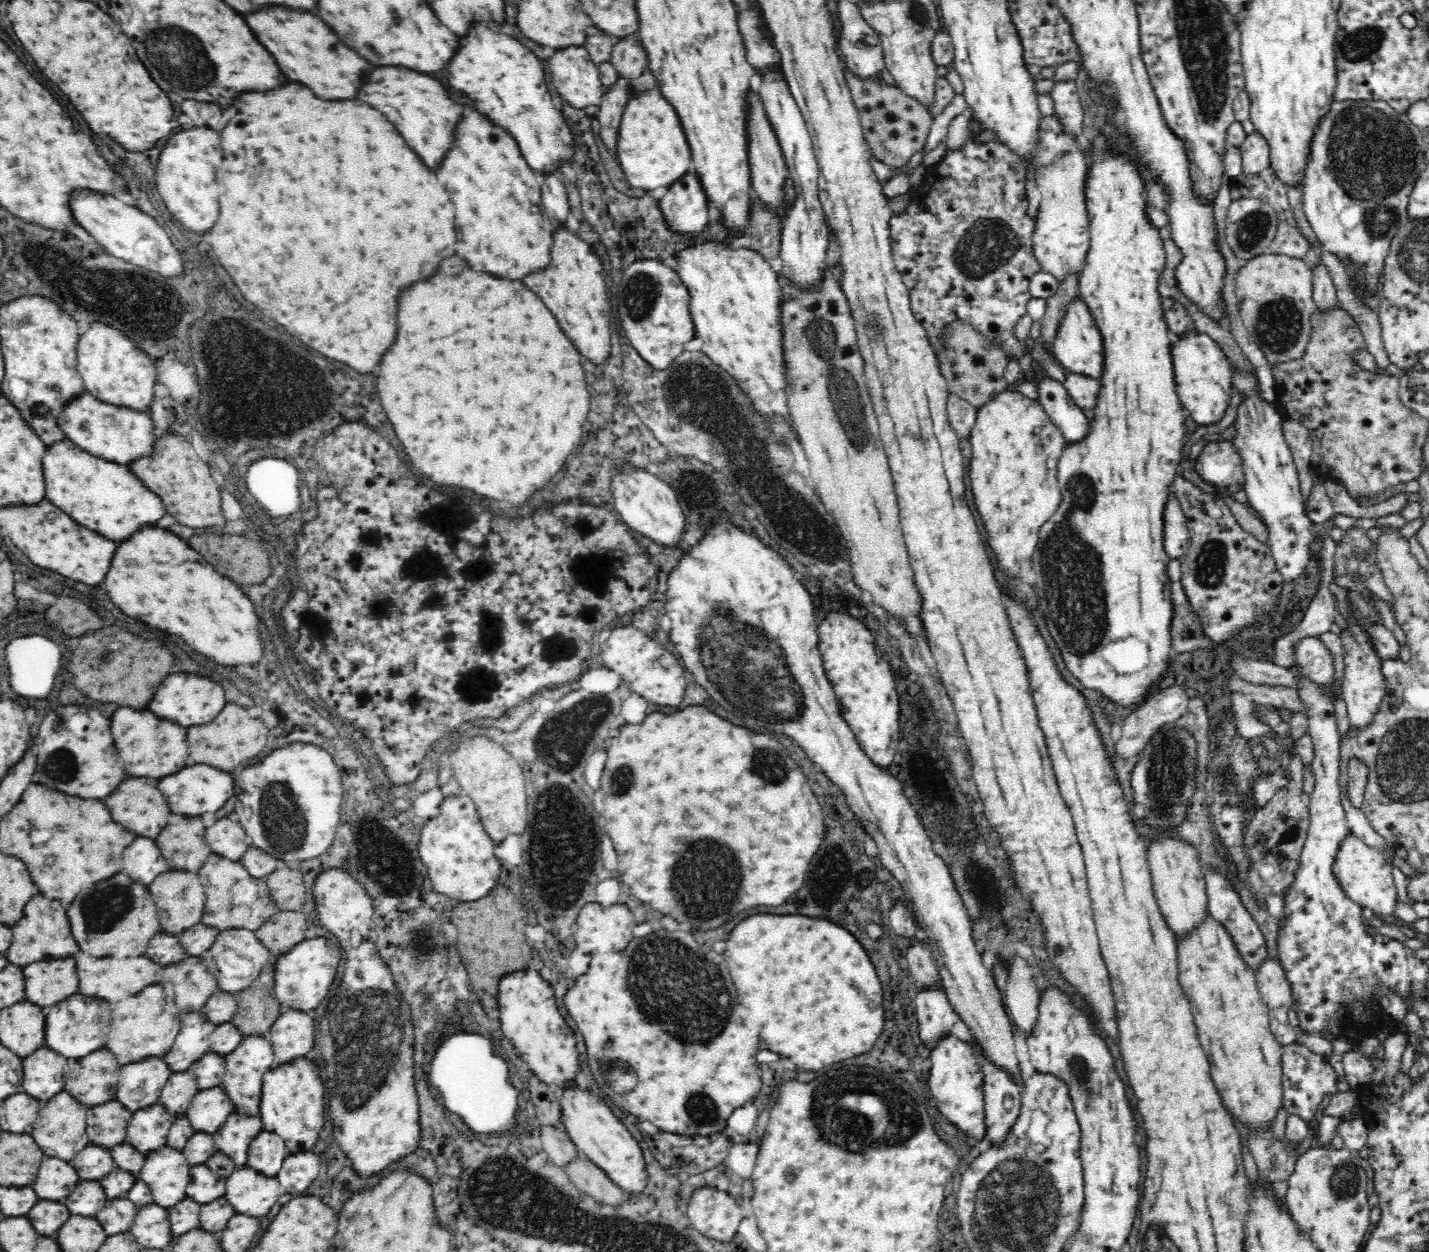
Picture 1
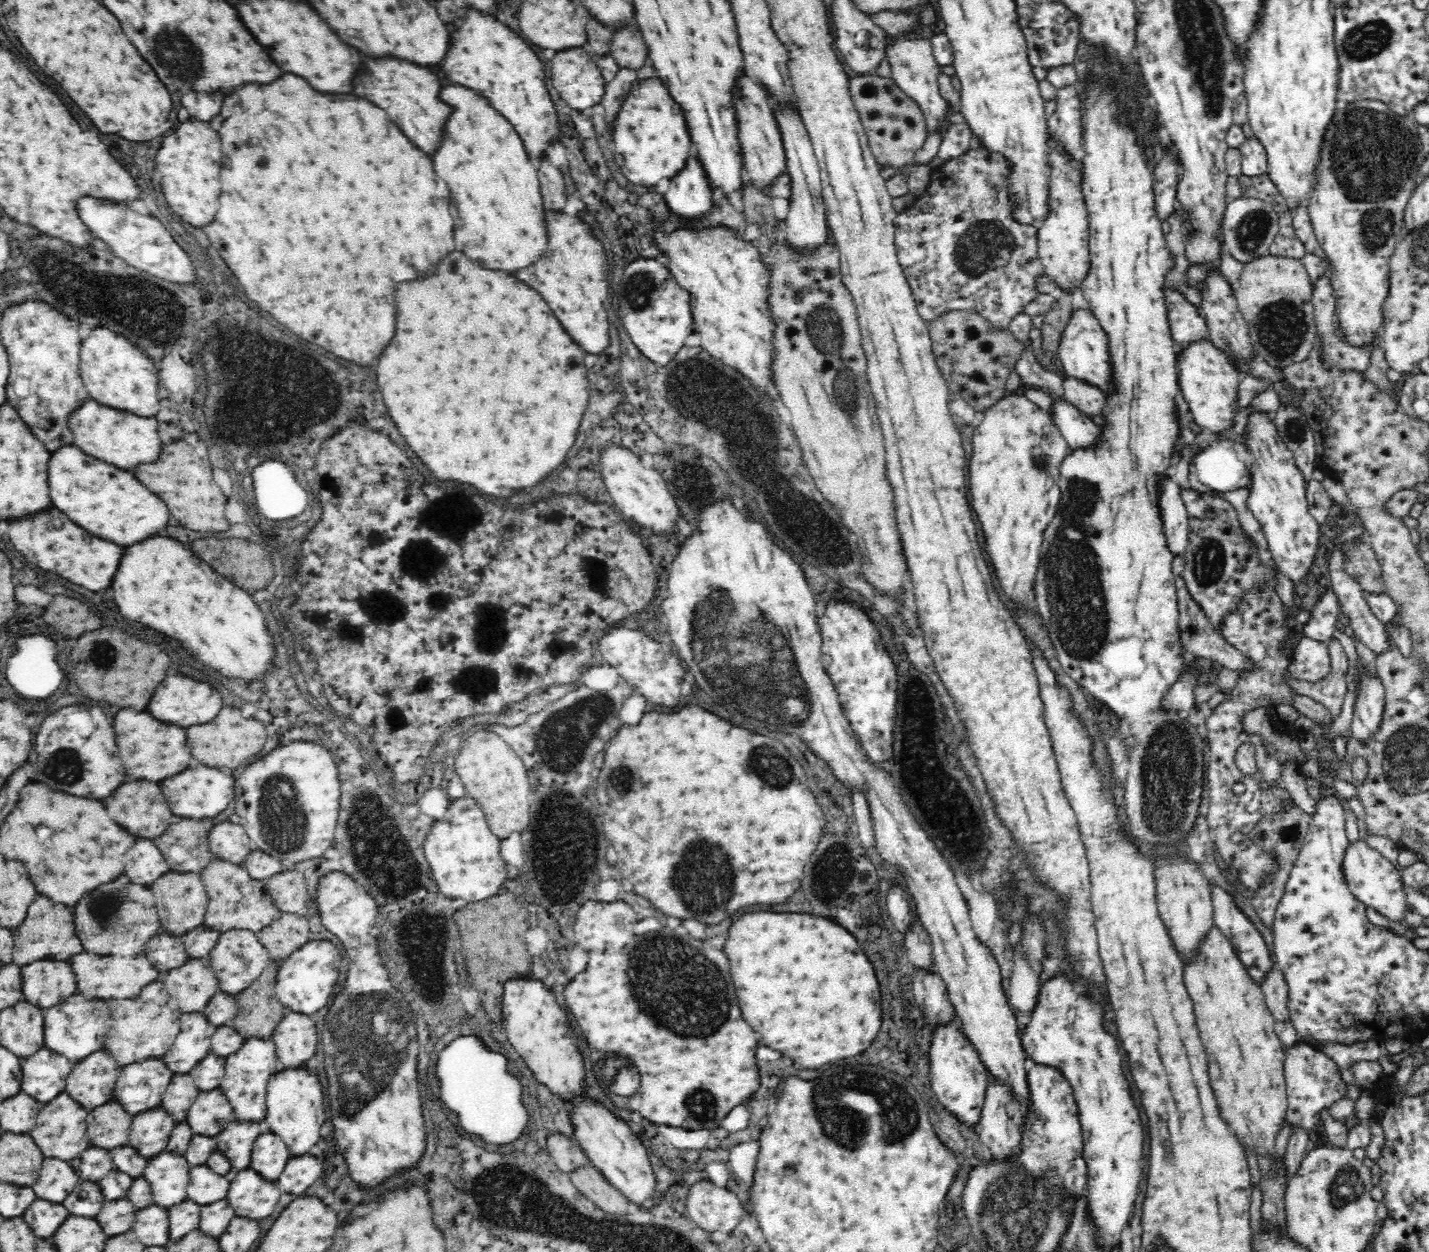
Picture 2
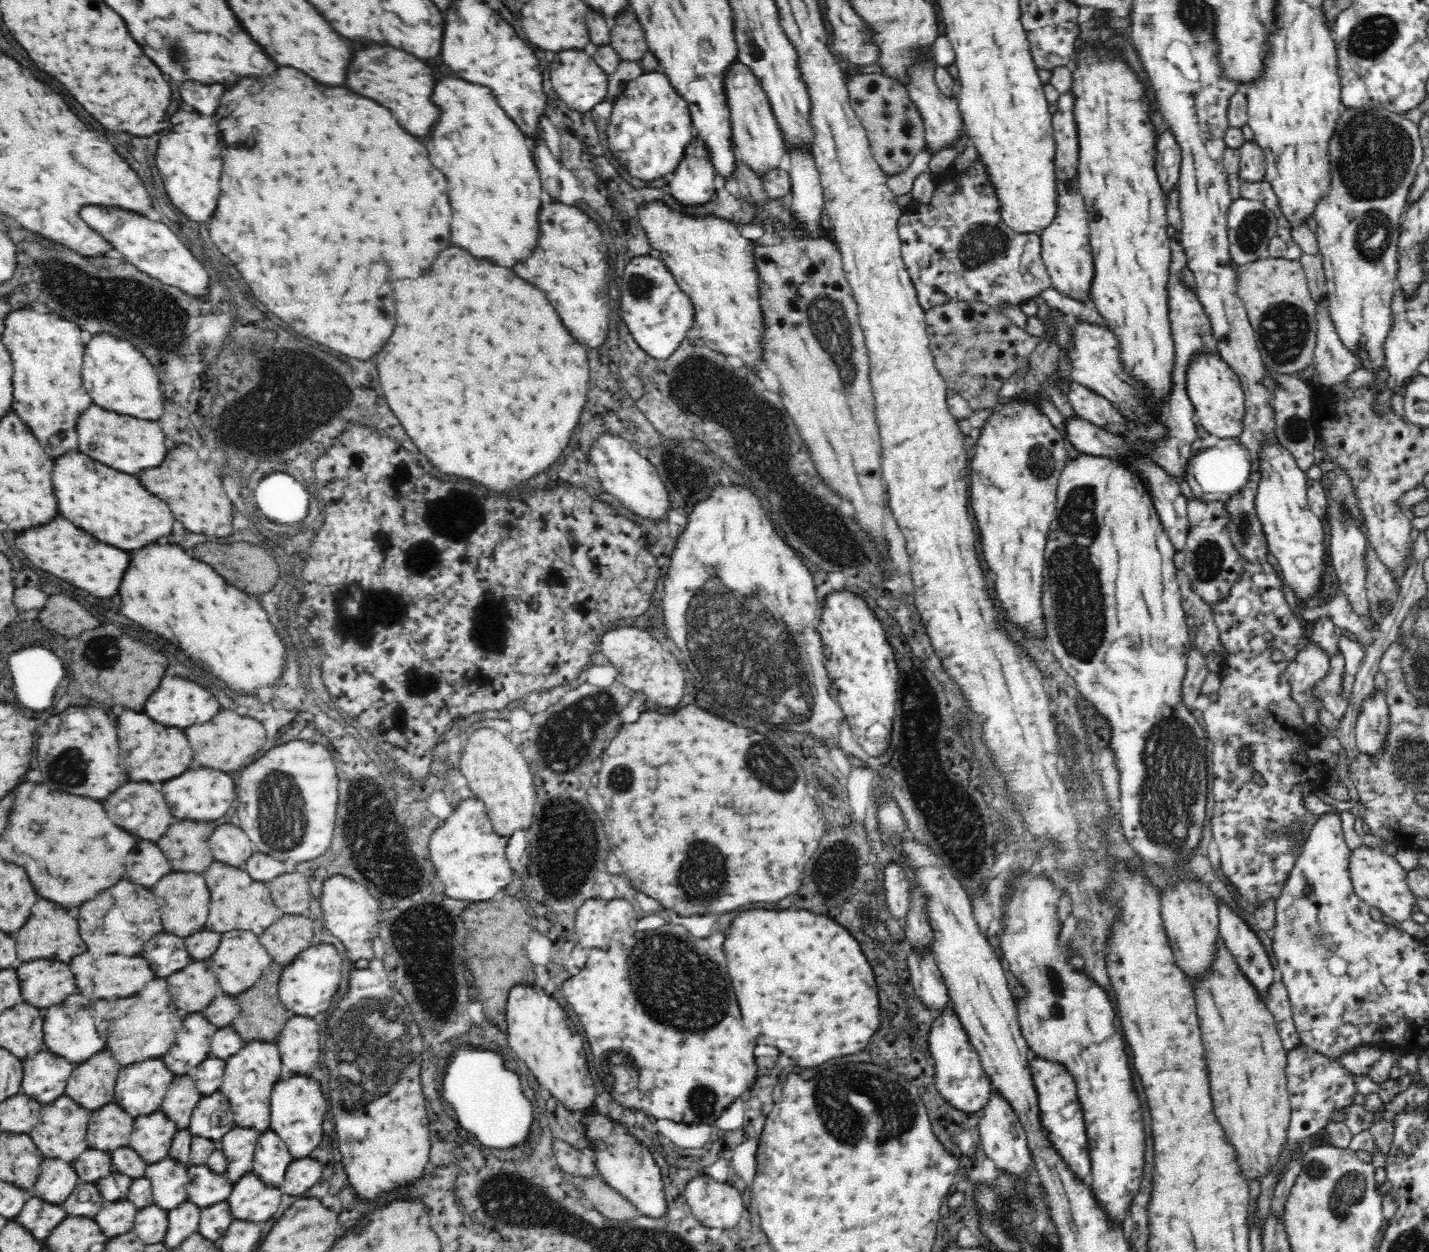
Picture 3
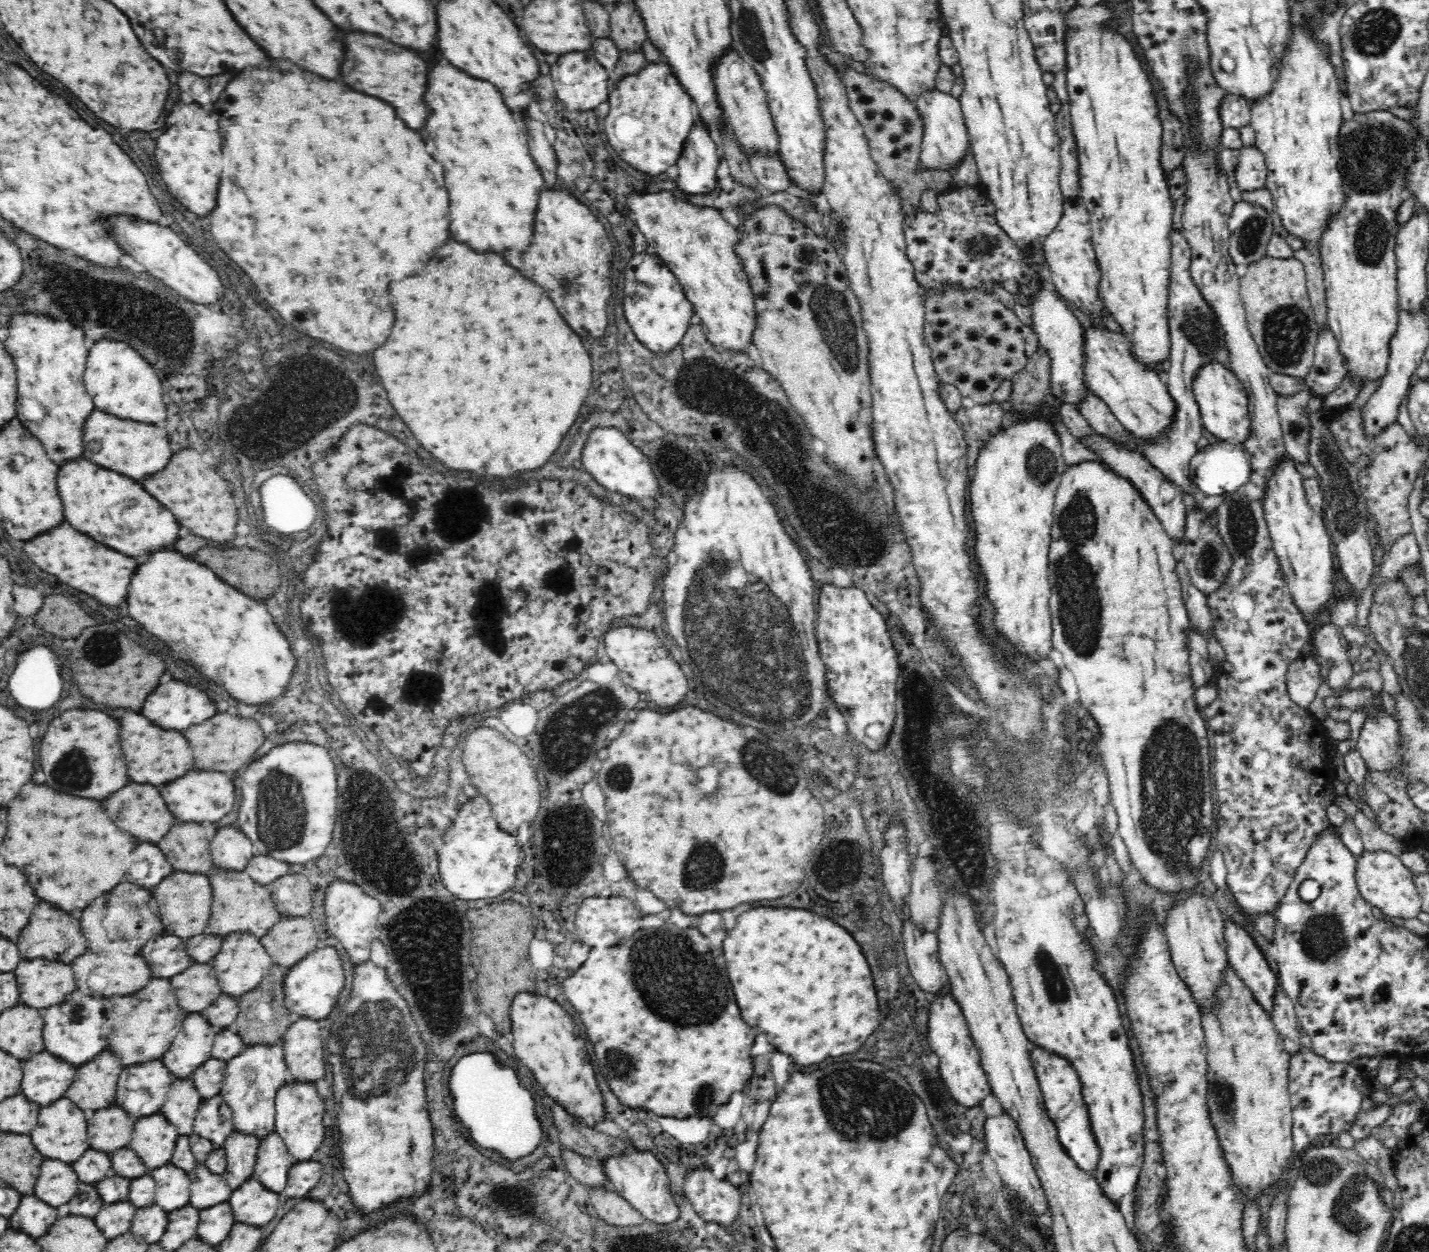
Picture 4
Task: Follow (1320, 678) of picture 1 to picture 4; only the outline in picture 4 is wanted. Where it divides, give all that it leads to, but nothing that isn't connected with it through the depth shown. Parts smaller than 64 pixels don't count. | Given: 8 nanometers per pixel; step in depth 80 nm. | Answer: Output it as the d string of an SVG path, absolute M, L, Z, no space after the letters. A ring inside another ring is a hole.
M1309 649L1288 668L1286 682L1291 701L1300 708L1310 708L1320 690L1320 677L1320 662L1313 650Z

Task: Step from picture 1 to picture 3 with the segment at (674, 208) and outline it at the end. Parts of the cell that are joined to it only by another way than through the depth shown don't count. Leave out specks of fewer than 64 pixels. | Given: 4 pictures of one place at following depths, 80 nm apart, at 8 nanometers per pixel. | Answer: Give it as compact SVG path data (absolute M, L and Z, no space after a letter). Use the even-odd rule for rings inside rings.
M696 136L685 148L685 155L674 170L674 178L668 183L672 201L691 209L694 205L710 200L715 193L716 169L712 165L708 145Z

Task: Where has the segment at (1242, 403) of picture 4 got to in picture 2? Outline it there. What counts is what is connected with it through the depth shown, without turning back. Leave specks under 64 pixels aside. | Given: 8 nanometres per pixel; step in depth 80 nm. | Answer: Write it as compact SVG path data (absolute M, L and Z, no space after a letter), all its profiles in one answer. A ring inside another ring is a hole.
M1210 340L1201 341L1181 350L1178 356L1179 388L1190 405L1191 419L1212 434L1224 434L1234 428L1234 418L1238 414L1238 386L1241 376L1232 366L1228 356L1214 349Z

